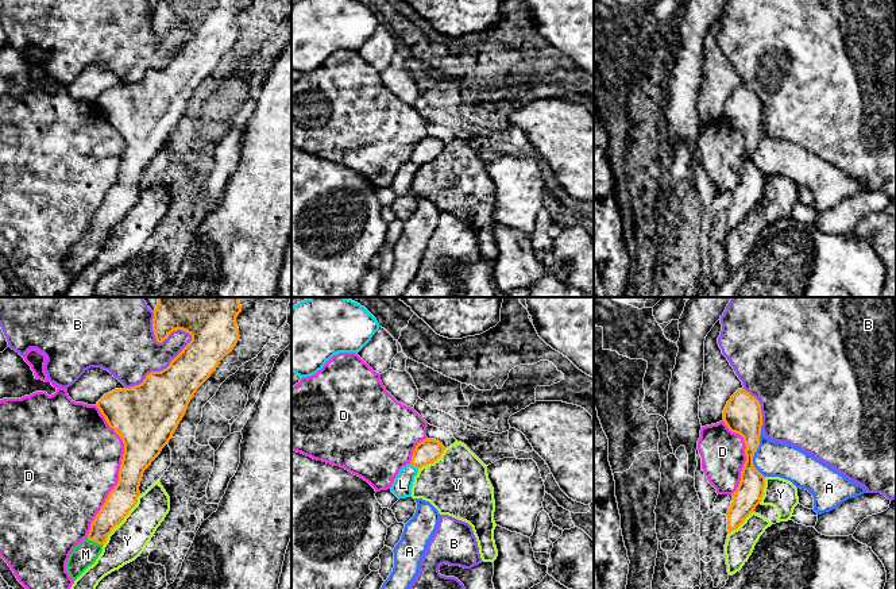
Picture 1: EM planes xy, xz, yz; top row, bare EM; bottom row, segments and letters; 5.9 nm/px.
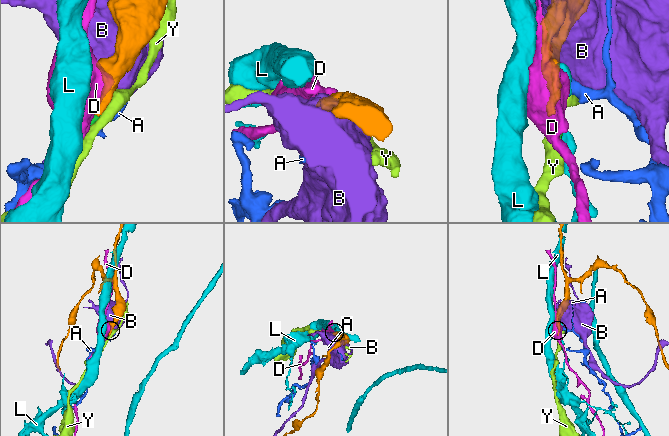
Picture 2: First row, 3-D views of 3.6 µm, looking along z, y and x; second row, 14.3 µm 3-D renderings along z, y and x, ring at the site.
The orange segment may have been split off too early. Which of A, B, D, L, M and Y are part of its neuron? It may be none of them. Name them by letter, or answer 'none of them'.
M

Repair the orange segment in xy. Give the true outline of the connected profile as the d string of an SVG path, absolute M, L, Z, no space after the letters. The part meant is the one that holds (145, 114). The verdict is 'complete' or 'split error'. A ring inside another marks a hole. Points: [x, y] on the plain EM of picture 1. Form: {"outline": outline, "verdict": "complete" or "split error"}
{"outline": "M240 0L157 1L152 16L152 28L157 39L162 41L177 27L190 31L192 38L171 57L166 66L148 70L139 82L115 86L104 92L96 101L108 123L121 135L124 151L119 166L117 182L109 189L104 203L92 219L88 235L76 243L69 253L66 269L73 278L96 259L108 232L136 203L144 168L171 136L197 86L211 74L220 58L236 43L239 38L236 15L240 9Z", "verdict": "split error"}

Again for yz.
{"outline": "M738 86L727 99L723 119L731 130L739 131L745 139L746 159L741 169L741 178L733 190L733 200L726 211L729 231L737 227L754 209L764 193L765 174L754 165L753 154L760 143L762 109L760 99Z", "verdict": "complete"}

